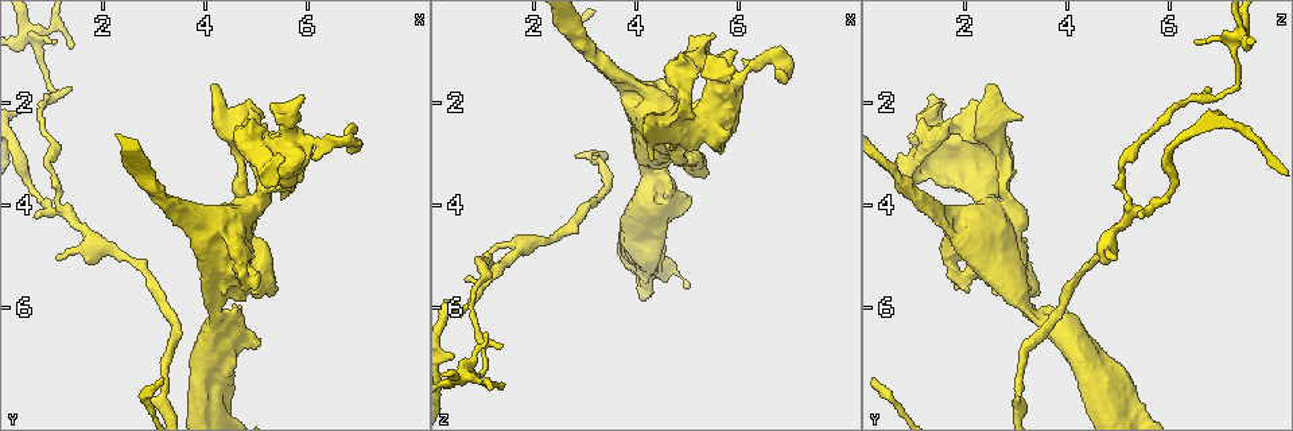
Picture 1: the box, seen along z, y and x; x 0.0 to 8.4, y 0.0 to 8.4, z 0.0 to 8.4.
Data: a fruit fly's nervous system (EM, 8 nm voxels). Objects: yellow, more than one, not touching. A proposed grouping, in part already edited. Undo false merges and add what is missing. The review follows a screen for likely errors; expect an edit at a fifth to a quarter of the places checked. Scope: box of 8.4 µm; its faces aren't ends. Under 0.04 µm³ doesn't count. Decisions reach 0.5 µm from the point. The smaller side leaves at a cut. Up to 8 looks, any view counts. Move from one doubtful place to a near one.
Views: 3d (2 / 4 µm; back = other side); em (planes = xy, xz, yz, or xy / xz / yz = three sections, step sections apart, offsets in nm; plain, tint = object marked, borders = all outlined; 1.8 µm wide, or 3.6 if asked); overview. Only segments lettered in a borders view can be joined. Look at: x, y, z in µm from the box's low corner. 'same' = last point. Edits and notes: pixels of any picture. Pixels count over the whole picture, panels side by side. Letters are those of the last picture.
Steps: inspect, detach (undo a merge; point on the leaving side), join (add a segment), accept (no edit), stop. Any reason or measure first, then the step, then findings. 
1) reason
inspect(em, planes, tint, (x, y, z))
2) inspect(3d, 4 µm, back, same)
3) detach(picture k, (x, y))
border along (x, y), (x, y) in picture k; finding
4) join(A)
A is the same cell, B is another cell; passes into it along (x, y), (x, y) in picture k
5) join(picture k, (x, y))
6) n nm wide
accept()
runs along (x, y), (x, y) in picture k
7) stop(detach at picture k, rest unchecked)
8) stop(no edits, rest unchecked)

sharp bend
inspect(3d, 4 µm, (1.30, 4.15, 5.25))

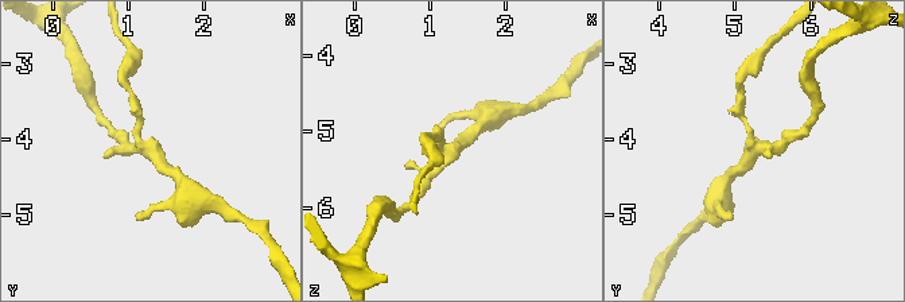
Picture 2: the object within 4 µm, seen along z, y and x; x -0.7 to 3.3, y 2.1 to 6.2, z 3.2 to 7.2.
3 arms
inspect(em, planes, plain, (1.25, 4.10, 5.30))

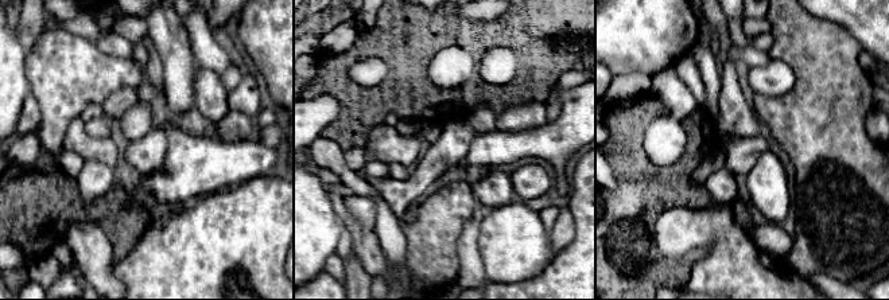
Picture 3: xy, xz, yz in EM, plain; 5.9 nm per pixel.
inspect(em, planes, borders, same)

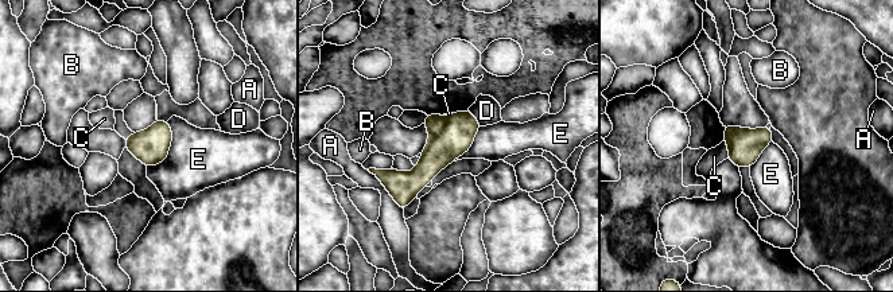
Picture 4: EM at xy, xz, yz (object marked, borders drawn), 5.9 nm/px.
200 nm wide; A touches over 340 nm
detach(picture 4, (434, 123))
A, B, C, D and E are other cells; two neurons meet here

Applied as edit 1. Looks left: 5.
redraw
inspect(overview)

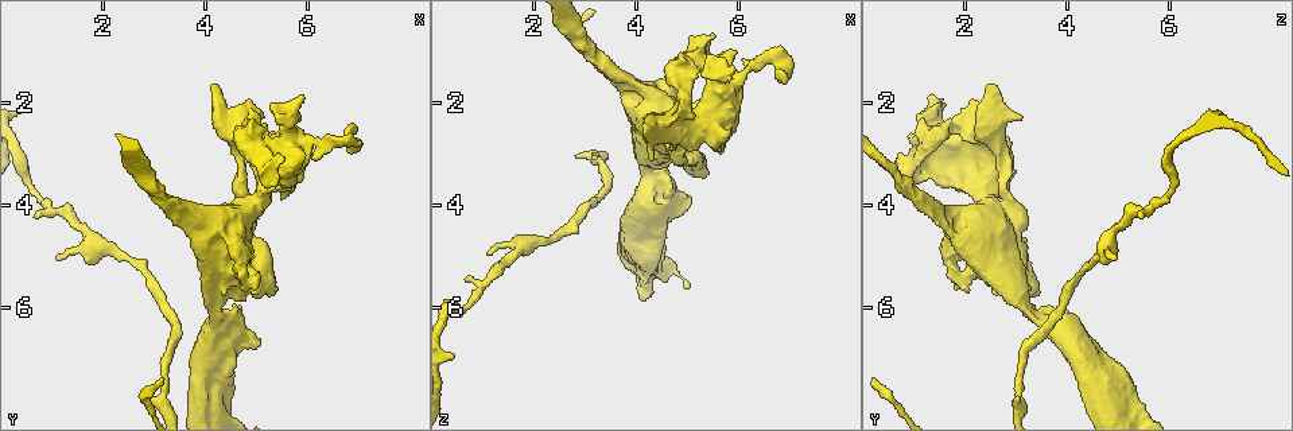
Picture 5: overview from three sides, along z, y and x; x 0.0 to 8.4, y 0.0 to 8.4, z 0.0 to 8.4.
sudden change in width
inspect(3d, 4 µm, (4.20, 4.50, 1.70))

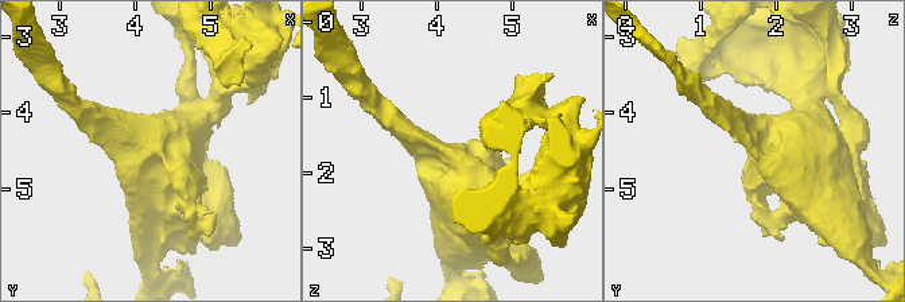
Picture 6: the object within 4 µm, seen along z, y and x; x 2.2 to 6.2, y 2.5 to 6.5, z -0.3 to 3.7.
inspect(em, 3.6 µm, planes, borders, (4.20, 4.40, 1.75))

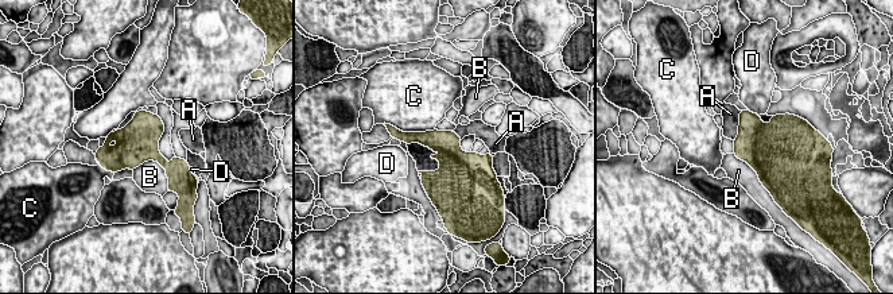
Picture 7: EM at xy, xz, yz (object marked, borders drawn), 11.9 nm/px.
360 nm wide
accept()
A, B, C and D are other cells; border along (741, 111), (734, 140) in picture 7; all the same neuron

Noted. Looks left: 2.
thick turns thin
inspect(3d, 4 µm, (4.80, 2.70, 2.45))

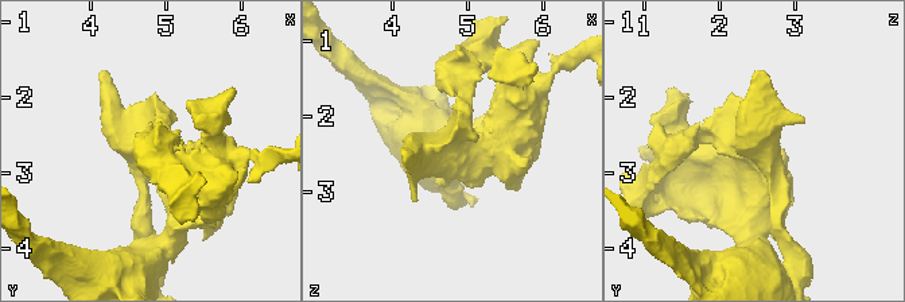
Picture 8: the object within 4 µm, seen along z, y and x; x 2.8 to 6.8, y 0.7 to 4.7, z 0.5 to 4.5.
shape alone is not enough
inspect(em, 3.6 µm, planes, borders, (4.75, 2.65, 2.45))

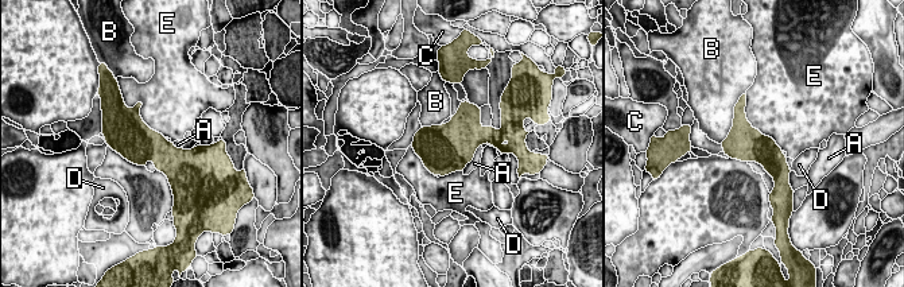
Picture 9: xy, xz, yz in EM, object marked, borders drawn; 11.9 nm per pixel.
detach(picture 9, (124, 135))
A, B, C, D and E are other cells; border along (130, 109), (150, 143), (150, 159) in picture 9; two neurons meet here

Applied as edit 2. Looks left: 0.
stop(detach at picture 4, detach at picture 9, rest unchecked)

